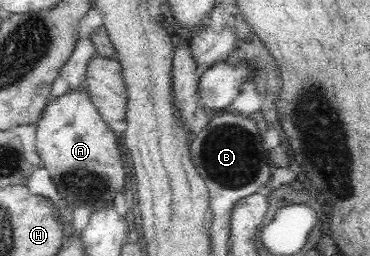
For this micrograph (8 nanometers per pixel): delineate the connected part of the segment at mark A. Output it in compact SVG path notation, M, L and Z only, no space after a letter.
M88 38L76 40L74 49L57 73L67 85L66 92L60 97L48 101L36 121L34 140L35 153L42 161L42 168L48 172L48 176L52 179L53 187L56 188L58 196L67 203L70 210L74 207L85 206L90 212L110 203L112 197L116 193L120 193L124 187L124 167L120 161L120 151L116 146L117 135L108 128L108 125L100 117L95 105L92 105L86 90L83 88L86 64L92 57L92 52L94 52L94 48Z

